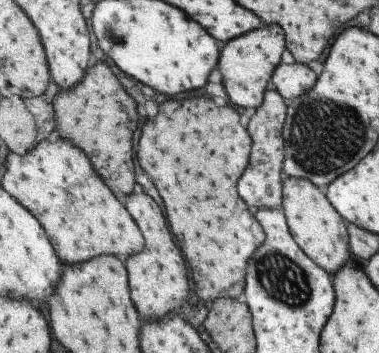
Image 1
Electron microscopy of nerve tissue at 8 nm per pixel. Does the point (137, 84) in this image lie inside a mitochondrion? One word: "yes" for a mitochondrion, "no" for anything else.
no

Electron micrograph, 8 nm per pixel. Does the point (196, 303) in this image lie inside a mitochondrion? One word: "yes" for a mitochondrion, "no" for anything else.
no

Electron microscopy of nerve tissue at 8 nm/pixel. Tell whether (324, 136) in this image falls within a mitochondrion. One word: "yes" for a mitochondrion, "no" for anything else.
yes

